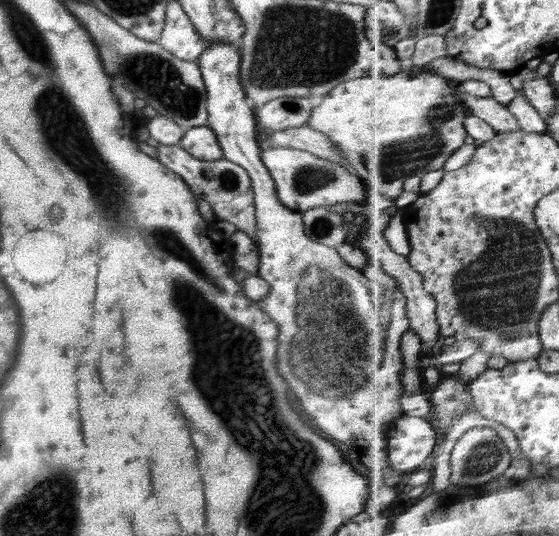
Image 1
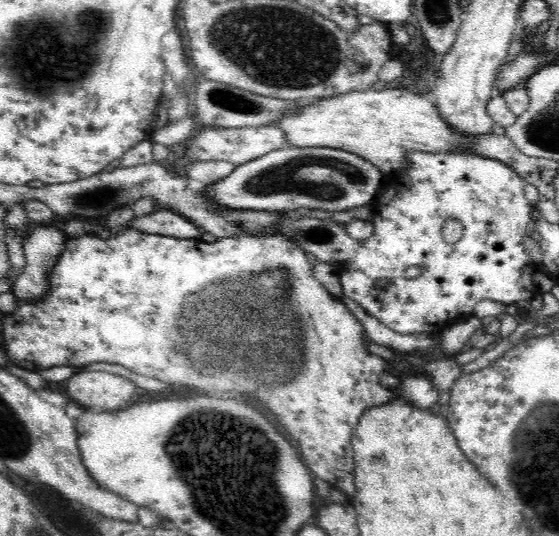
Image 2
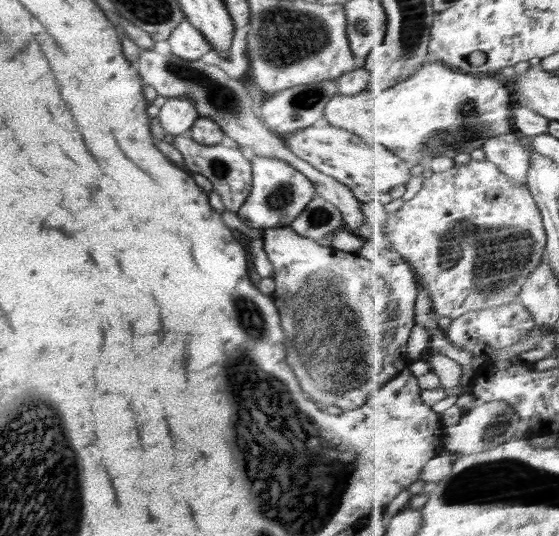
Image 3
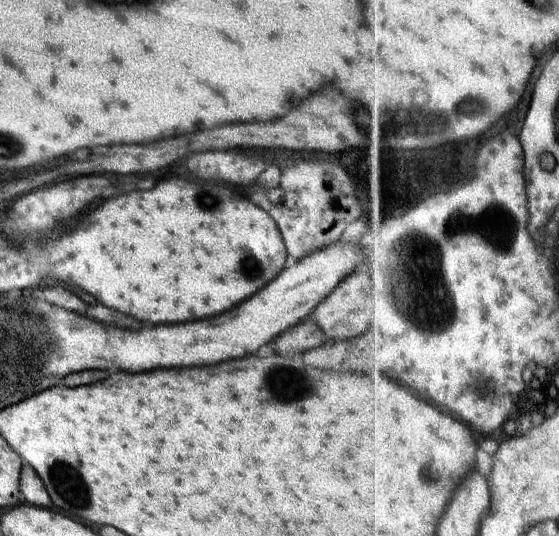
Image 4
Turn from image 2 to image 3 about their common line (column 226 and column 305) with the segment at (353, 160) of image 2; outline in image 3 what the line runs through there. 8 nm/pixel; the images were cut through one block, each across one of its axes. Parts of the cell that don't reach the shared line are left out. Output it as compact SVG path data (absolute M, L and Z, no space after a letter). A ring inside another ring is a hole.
M254 155L251 169L252 190L236 212L238 218L250 228L288 227L317 195L312 181L285 160Z

